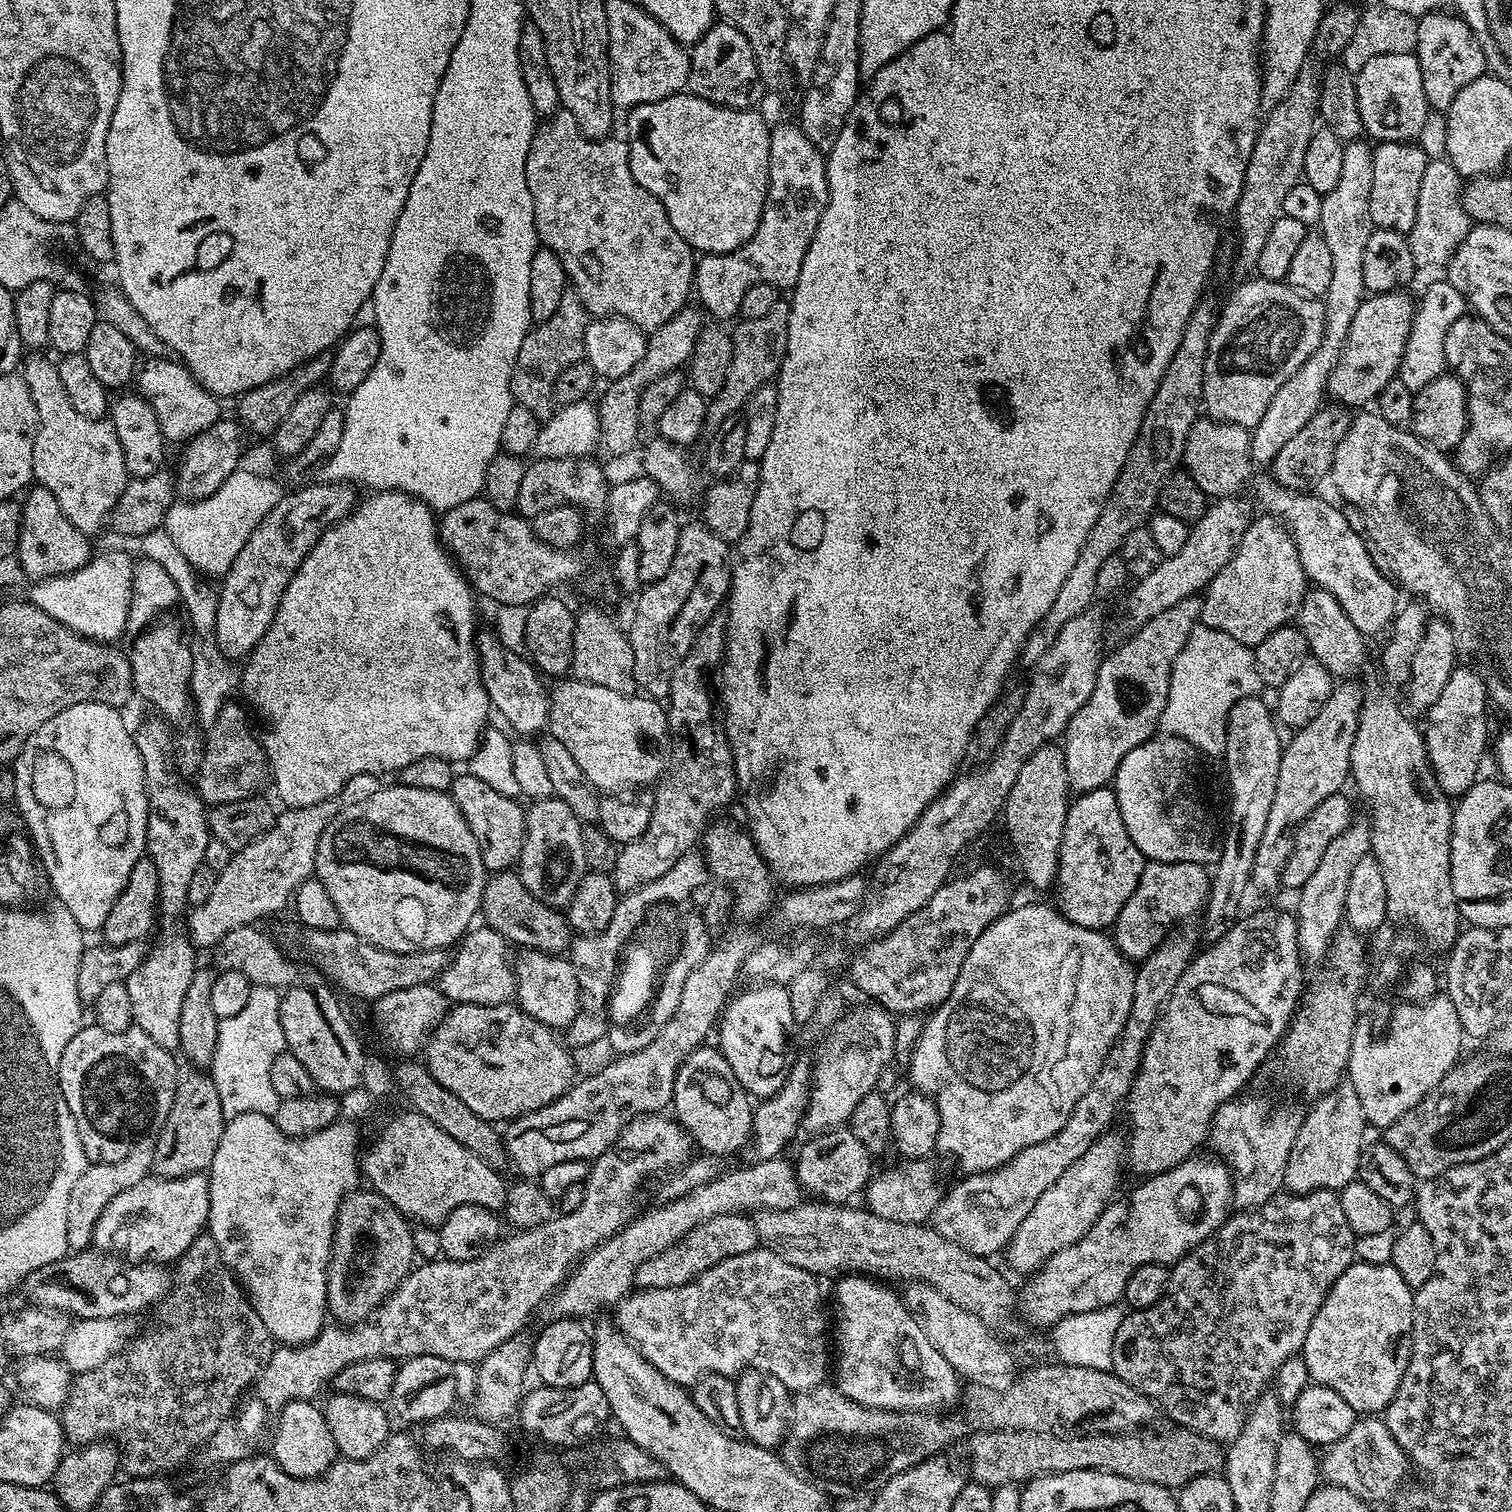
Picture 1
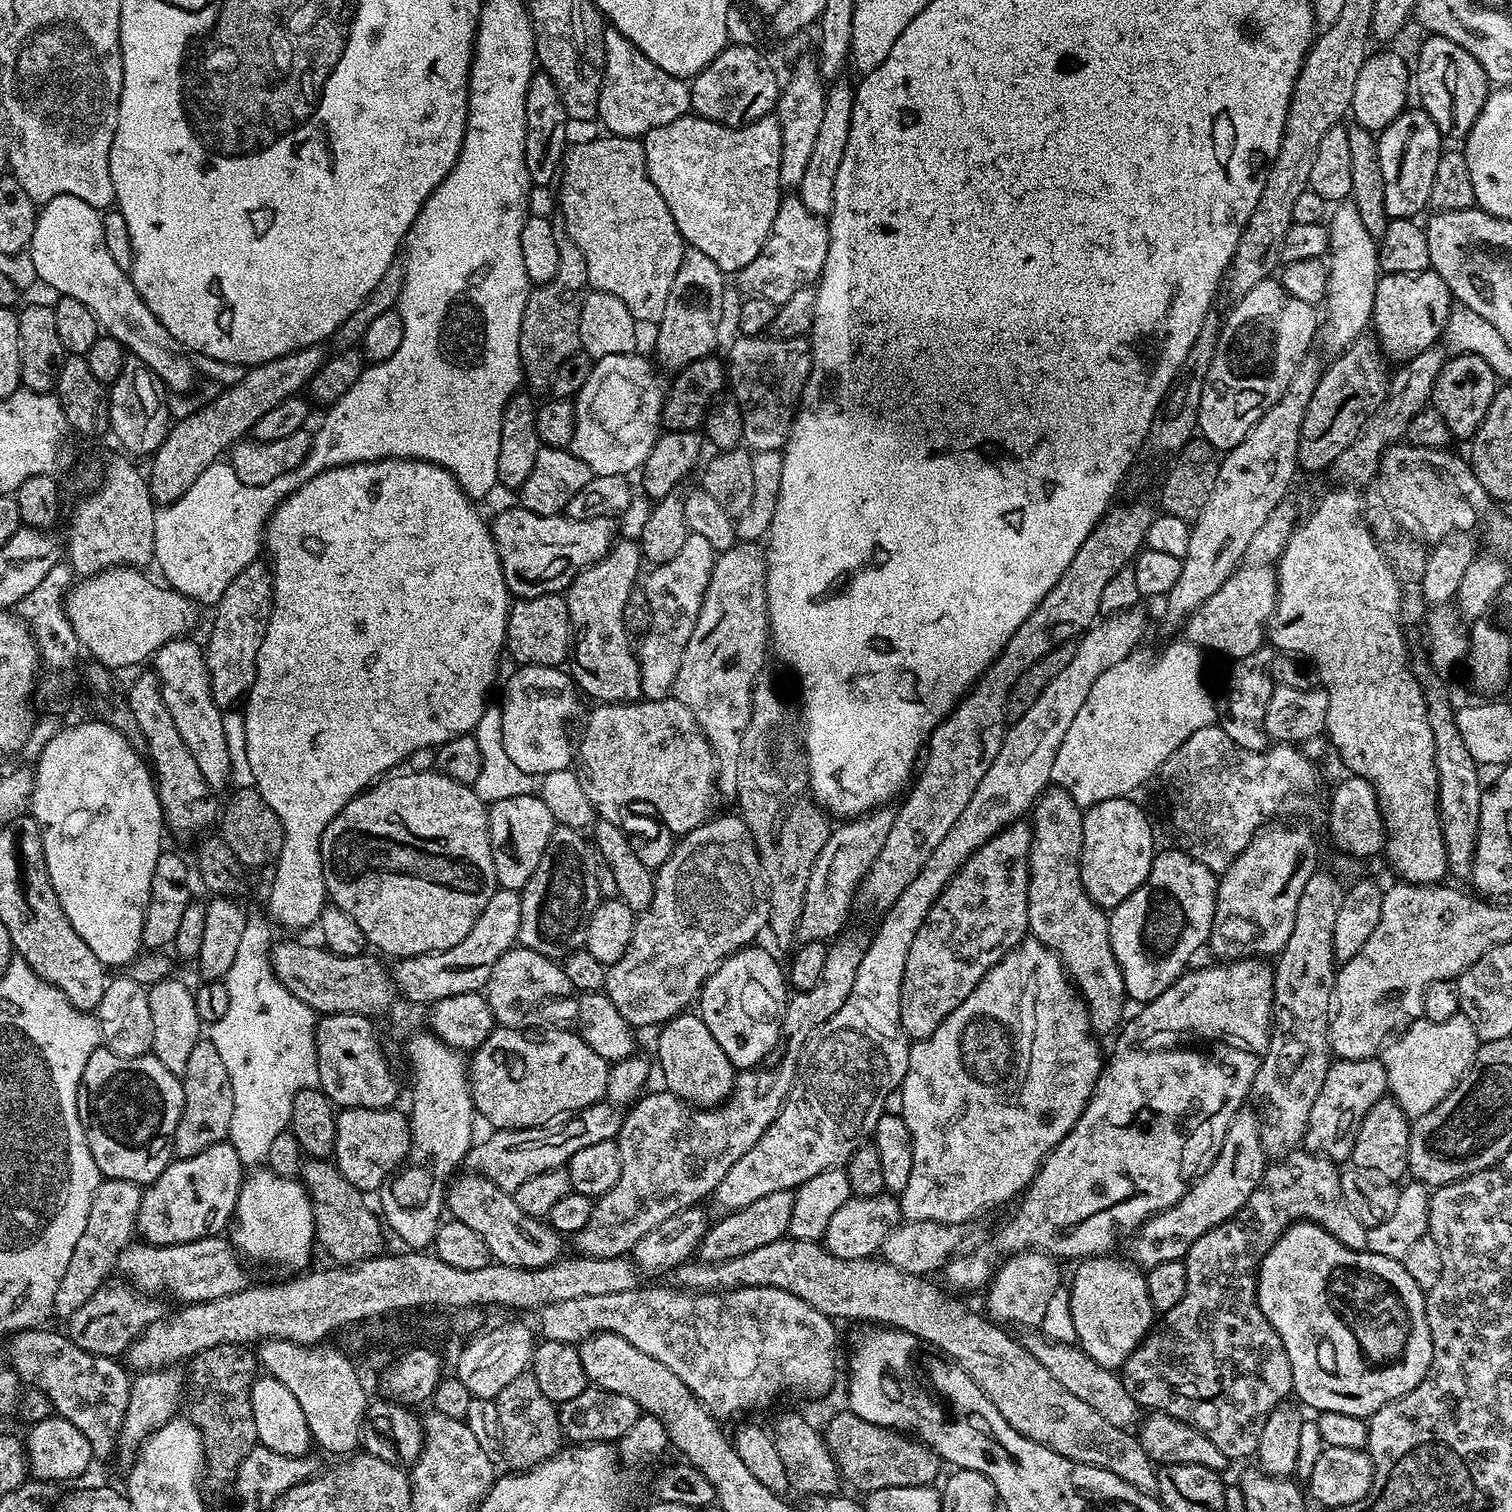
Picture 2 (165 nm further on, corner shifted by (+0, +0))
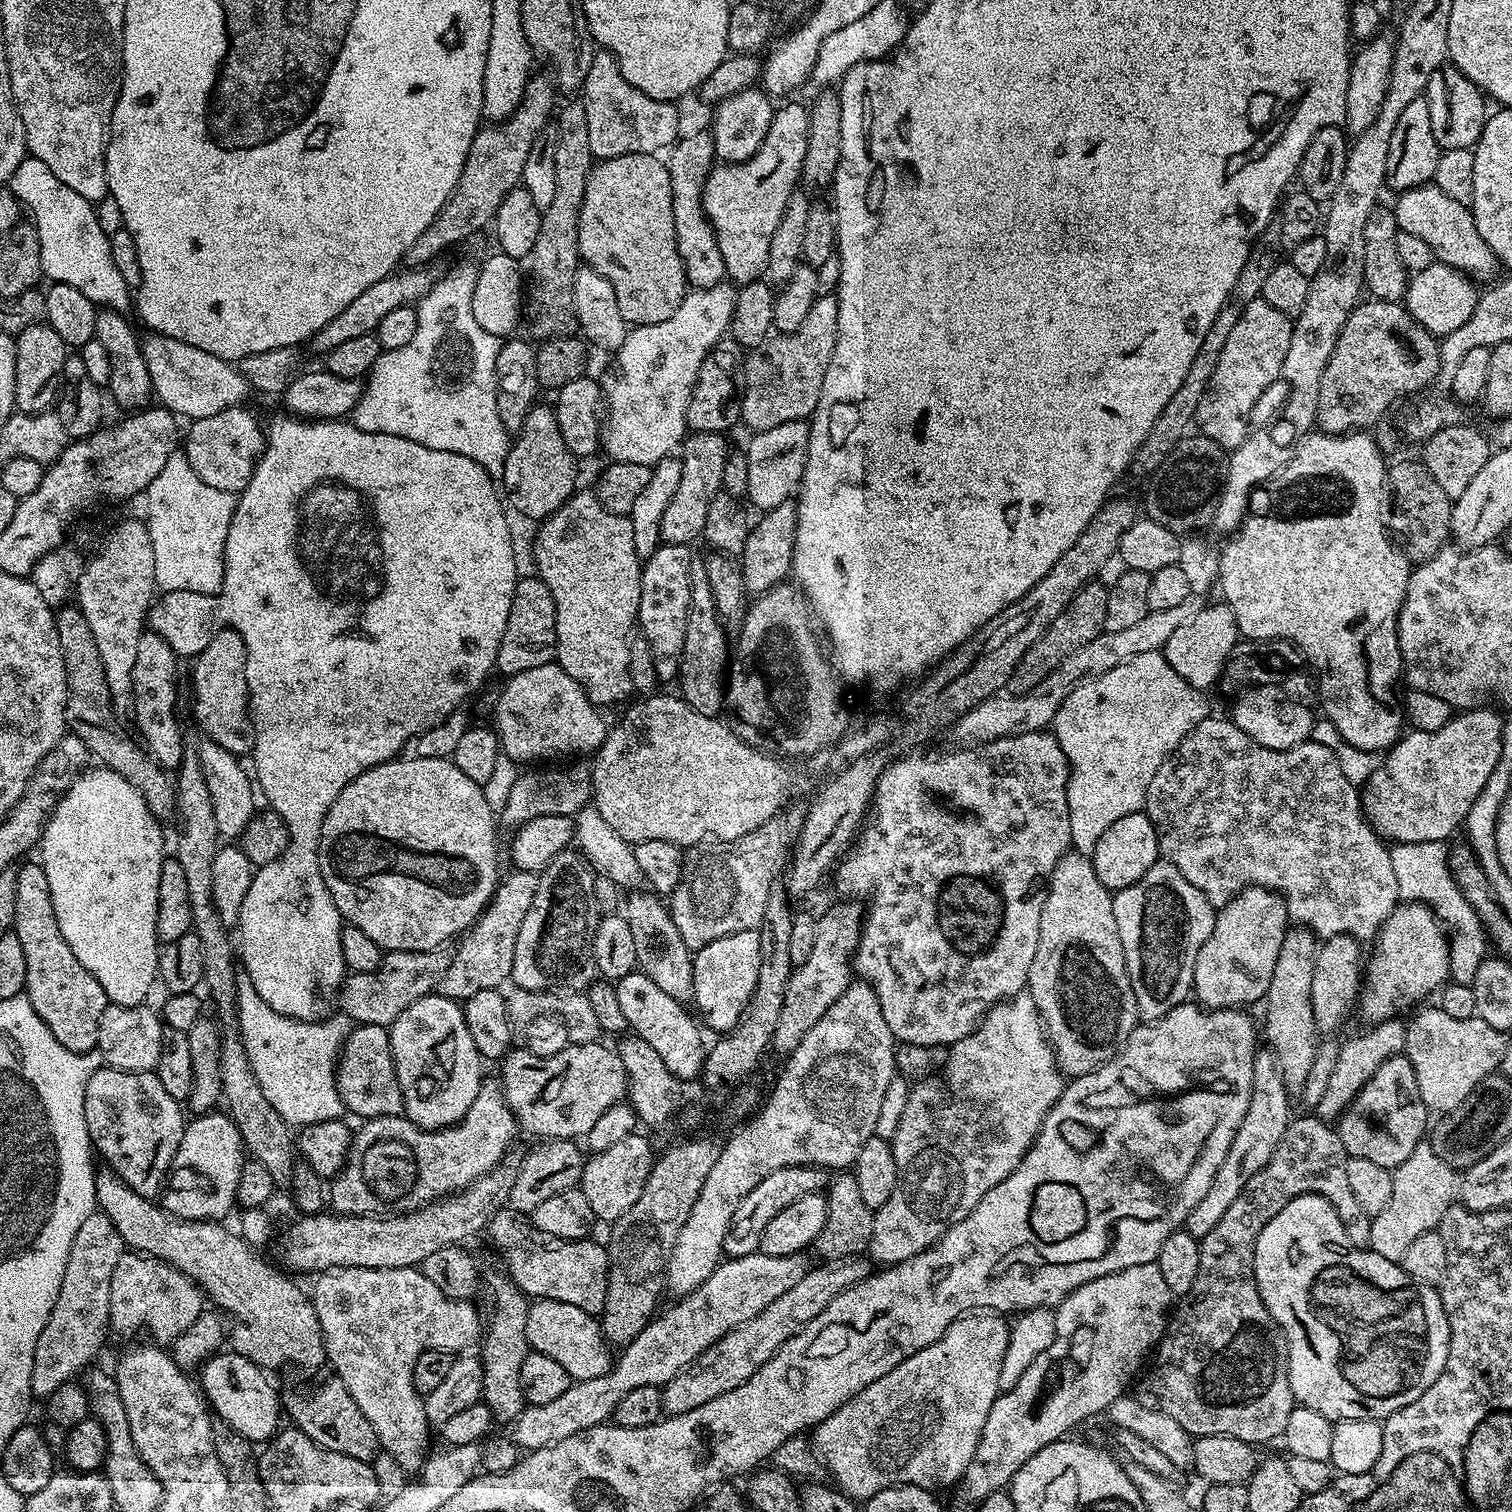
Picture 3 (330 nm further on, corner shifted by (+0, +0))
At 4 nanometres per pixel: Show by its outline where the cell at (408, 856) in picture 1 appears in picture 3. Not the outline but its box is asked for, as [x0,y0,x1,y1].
[320,758,498,952]

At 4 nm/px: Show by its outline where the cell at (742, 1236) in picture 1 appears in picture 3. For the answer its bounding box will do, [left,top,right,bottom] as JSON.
[724,1164,830,1258]

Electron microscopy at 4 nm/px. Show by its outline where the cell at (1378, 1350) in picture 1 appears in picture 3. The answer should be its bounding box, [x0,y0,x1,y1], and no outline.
[1254,1194,1450,1422]

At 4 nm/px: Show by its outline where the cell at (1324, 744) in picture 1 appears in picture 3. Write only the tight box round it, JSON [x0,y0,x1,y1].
[1192,886,1289,1010]

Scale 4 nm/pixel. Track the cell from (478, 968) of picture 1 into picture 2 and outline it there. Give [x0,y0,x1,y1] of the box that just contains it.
[486,946,580,1028]

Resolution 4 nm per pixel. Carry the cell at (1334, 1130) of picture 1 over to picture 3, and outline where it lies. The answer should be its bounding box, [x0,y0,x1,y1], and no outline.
[1314,1018,1408,1122]

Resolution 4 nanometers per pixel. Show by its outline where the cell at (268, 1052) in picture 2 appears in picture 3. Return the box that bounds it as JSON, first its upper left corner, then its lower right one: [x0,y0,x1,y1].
[236,981,354,1126]

